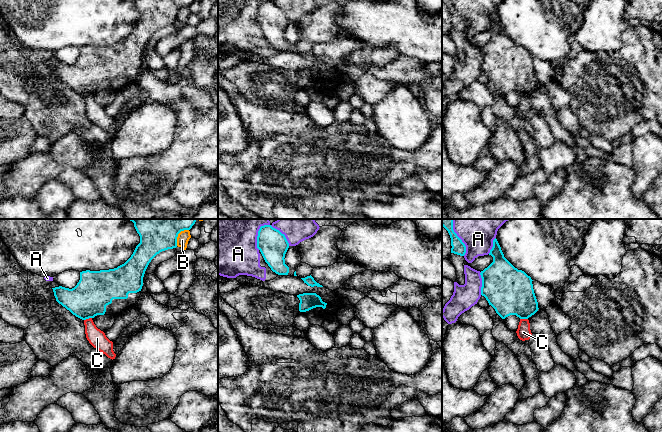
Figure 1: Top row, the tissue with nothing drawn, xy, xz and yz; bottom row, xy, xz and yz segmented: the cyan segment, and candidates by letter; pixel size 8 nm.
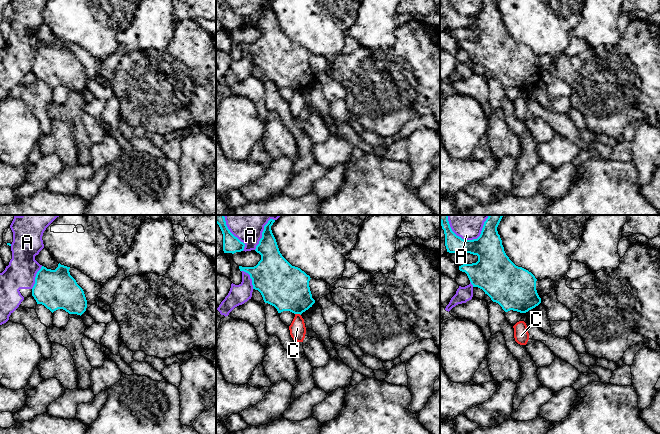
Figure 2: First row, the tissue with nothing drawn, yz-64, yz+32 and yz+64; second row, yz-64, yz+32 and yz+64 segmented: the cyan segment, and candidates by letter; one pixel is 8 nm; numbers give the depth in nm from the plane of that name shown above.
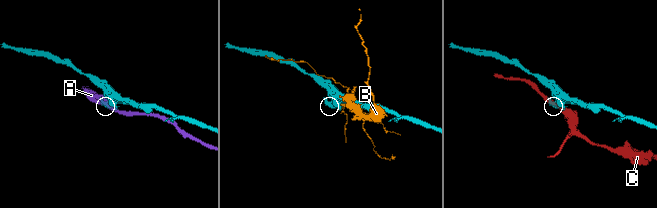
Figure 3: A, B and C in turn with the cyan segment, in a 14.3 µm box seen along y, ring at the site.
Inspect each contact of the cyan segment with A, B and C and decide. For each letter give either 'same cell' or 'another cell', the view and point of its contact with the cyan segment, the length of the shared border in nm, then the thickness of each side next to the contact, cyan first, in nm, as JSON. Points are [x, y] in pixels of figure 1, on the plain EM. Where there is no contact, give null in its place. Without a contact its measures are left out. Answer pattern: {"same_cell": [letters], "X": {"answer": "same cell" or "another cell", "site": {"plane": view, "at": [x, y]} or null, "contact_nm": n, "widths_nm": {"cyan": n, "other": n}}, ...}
{"same_cell": [], "A": {"answer": "another cell", "site": {"plane": "yz", "at": [461, 16]}, "contact_nm": 280, "widths_nm": {"cyan": 110, "other": 240}}, "B": {"answer": "another cell", "site": {"plane": "xy", "at": [177, 11]}, "contact_nm": 170, "widths_nm": {"cyan": 240, "other": 100}}, "C": {"answer": "another cell", "site": {"plane": "xy", "at": [87, 94]}, "contact_nm": 70, "widths_nm": {"cyan": 300, "other": 140}}}

